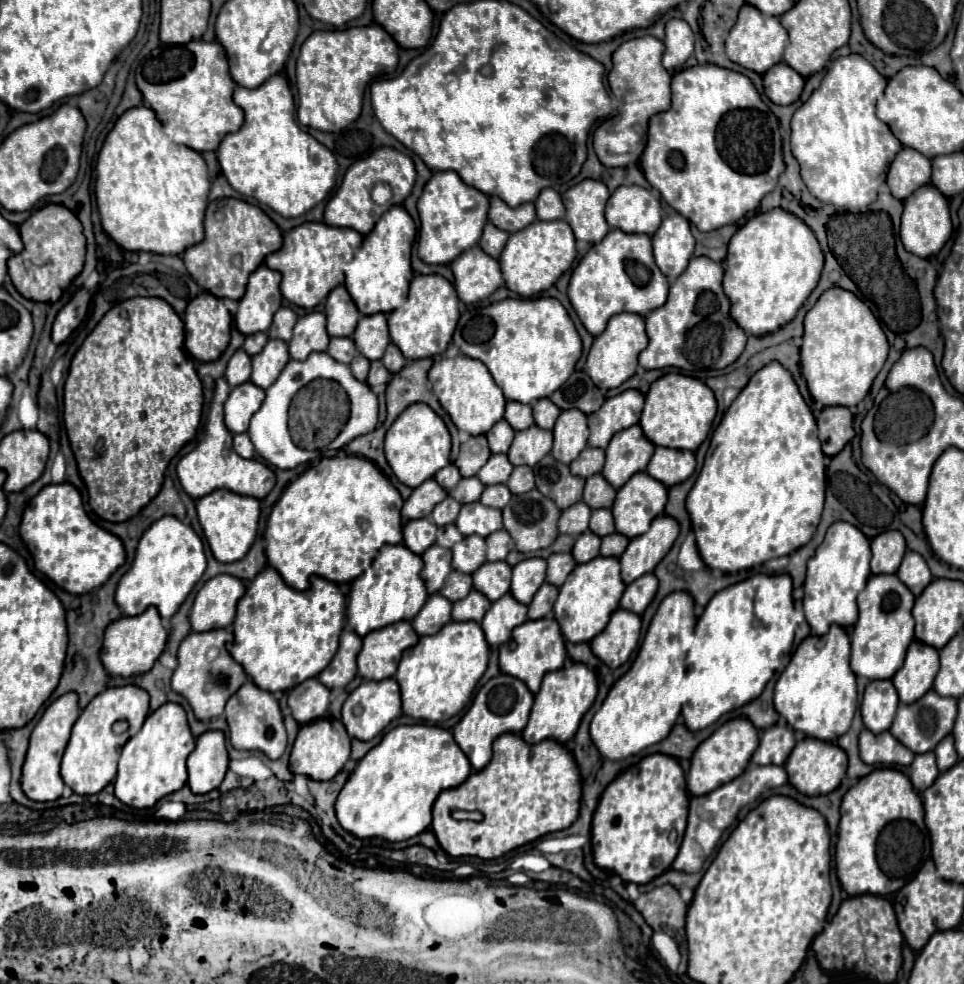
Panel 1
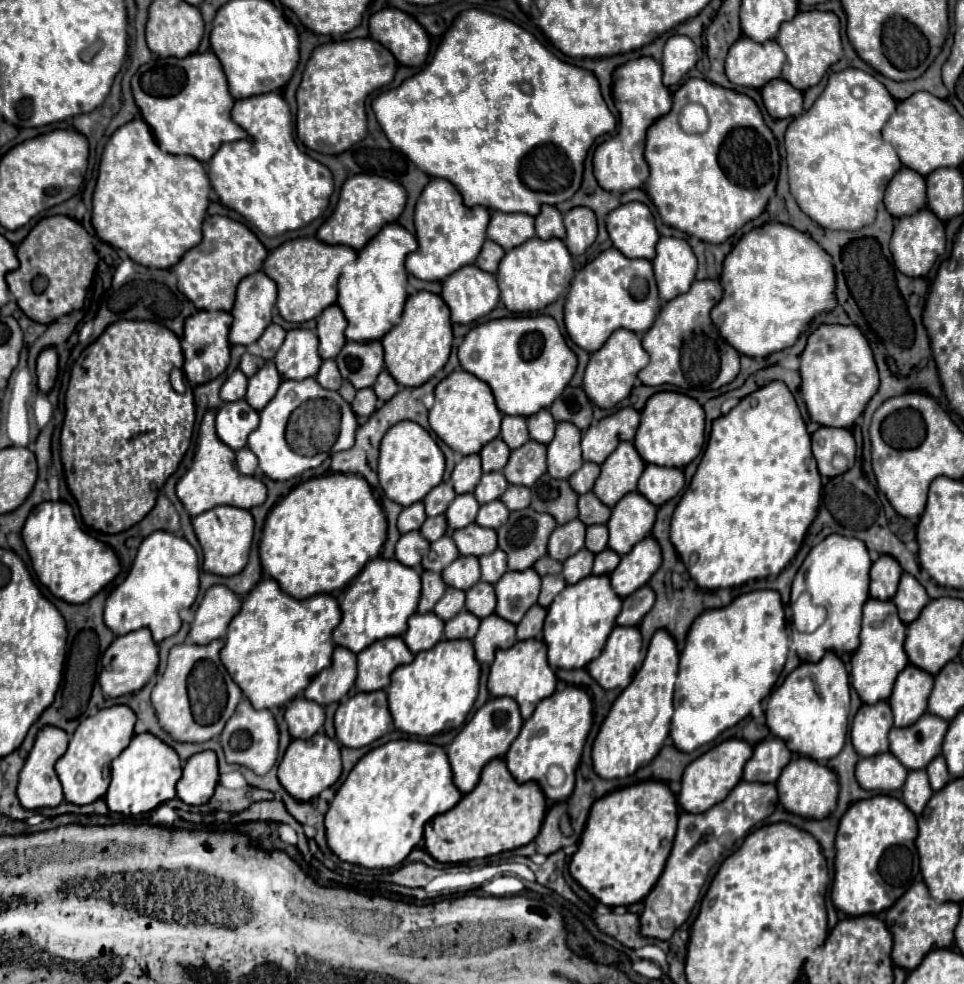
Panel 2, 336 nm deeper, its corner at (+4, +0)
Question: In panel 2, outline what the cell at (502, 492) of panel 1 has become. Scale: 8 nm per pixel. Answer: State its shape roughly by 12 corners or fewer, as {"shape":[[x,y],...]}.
{"shape":[[499,499],[479,507],[477,523],[499,529],[509,515]]}

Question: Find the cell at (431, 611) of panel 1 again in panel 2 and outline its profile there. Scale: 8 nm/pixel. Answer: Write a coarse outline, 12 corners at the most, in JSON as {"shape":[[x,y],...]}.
{"shape":[[413,613],[403,635],[411,653],[443,639],[443,619]]}

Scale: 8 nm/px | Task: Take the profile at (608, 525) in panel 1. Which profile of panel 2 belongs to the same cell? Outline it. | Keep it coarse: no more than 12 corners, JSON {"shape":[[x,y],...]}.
{"shape":[[605,525],[587,527],[585,547],[599,553],[607,547]]}

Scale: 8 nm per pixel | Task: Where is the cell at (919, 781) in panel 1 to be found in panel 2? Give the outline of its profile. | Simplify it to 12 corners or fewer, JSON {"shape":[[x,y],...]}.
{"shape":[[925,769],[909,771],[903,803],[919,815],[933,795]]}

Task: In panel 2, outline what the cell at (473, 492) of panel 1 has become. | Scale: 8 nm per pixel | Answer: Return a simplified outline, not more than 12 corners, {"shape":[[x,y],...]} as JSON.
{"shape":[[457,495],[445,511],[449,531],[473,523],[479,503]]}

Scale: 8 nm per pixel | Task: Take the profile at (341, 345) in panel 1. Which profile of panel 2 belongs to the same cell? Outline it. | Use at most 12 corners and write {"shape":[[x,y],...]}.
{"shape":[[325,359],[317,373],[319,385],[337,391],[343,377],[333,359]]}

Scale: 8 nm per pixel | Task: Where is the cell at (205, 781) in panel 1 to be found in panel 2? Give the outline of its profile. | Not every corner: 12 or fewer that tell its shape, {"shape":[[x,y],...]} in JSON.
{"shape":[[215,751],[183,765],[177,797],[203,805],[219,779]]}

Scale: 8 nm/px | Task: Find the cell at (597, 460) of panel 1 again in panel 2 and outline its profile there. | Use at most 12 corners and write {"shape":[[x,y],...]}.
{"shape":[[583,463],[569,477],[575,493],[593,489],[599,477],[597,463]]}

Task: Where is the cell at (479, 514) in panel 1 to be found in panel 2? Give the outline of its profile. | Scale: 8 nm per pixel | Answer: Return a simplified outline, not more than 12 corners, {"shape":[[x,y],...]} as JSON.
{"shape":[[469,523],[451,531],[461,555],[497,549],[495,529]]}

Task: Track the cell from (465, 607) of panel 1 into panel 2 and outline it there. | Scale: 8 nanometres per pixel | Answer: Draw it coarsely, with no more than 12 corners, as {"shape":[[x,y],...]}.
{"shape":[[463,609],[445,623],[447,639],[473,639],[479,617]]}

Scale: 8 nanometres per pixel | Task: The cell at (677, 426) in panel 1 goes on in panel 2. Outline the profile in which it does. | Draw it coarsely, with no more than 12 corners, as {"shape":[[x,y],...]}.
{"shape":[[649,397],[633,439],[647,463],[683,469],[703,449],[705,411]]}

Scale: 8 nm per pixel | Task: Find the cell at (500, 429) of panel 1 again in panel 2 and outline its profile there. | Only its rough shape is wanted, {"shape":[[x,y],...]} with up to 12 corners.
{"shape":[[501,437],[479,453],[483,471],[501,471],[511,449]]}

